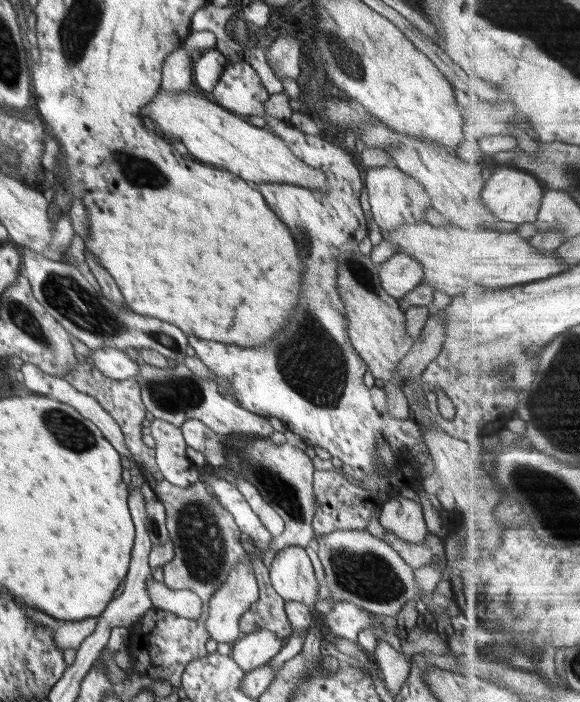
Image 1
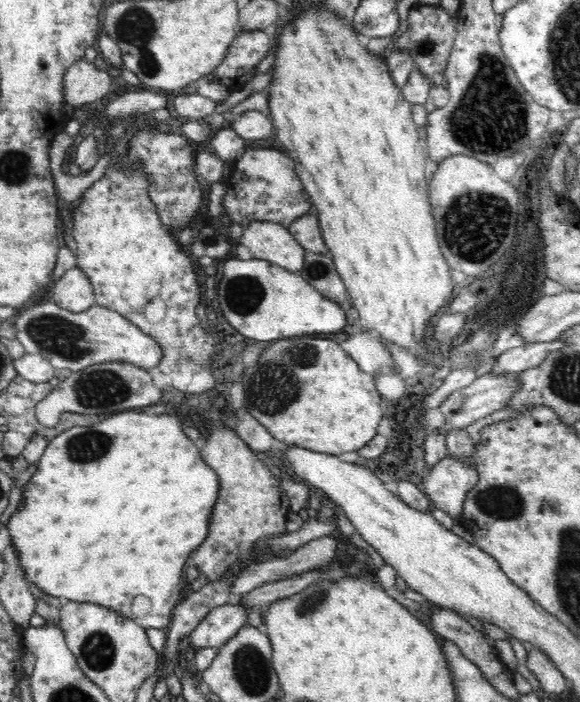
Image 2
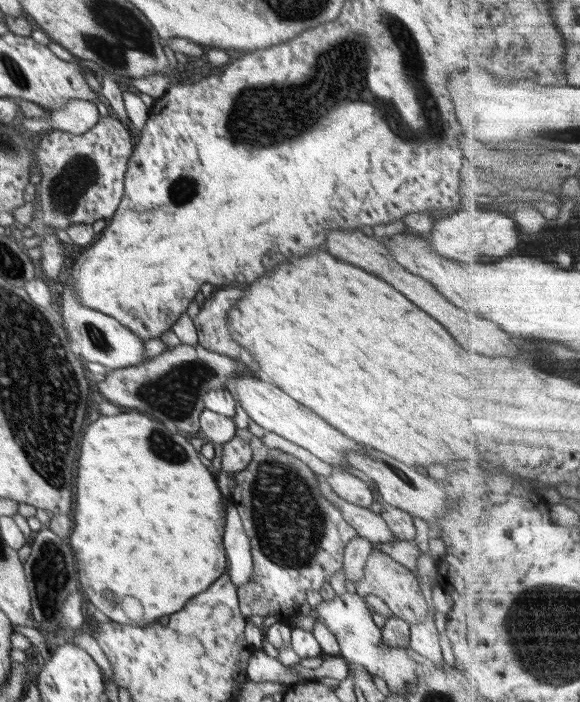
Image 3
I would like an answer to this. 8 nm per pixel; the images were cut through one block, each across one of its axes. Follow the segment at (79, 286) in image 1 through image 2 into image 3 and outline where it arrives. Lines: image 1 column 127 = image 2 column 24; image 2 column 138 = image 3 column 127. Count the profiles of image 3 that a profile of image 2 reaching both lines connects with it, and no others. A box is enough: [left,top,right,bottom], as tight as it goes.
[61,284,148,369]

